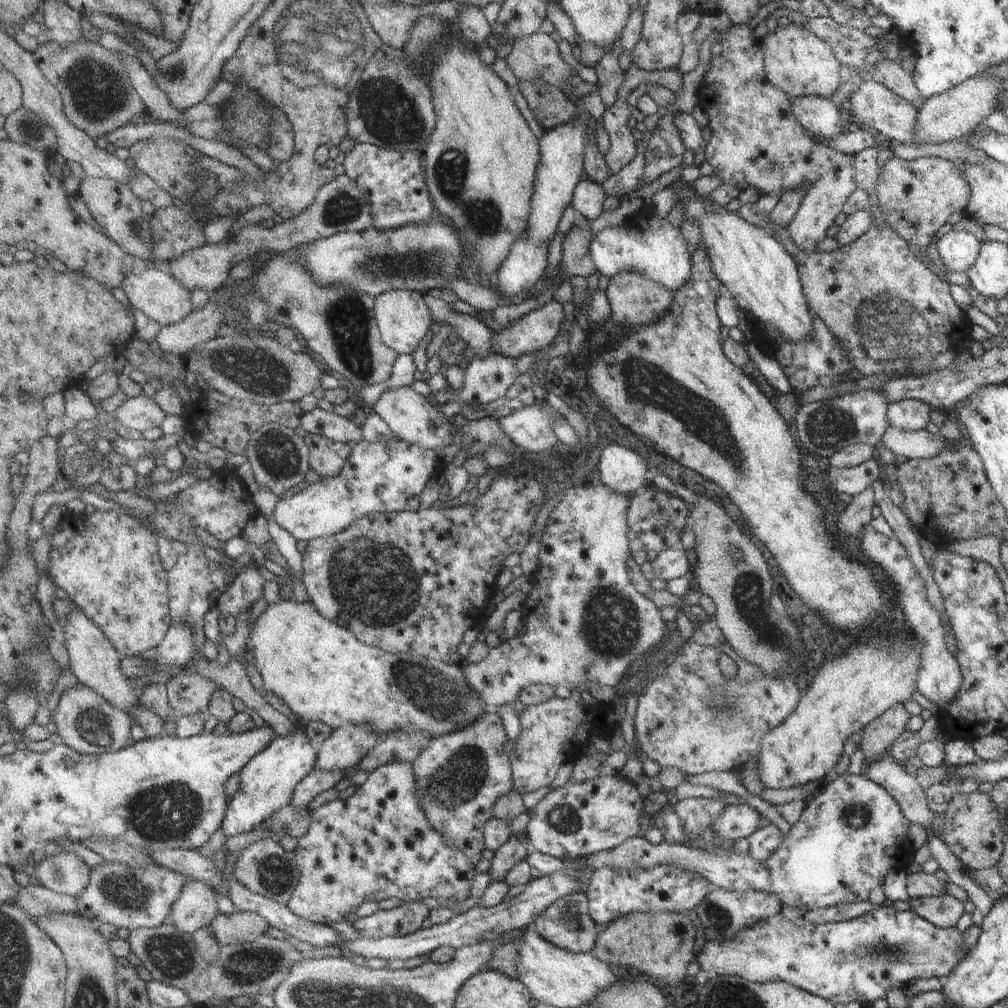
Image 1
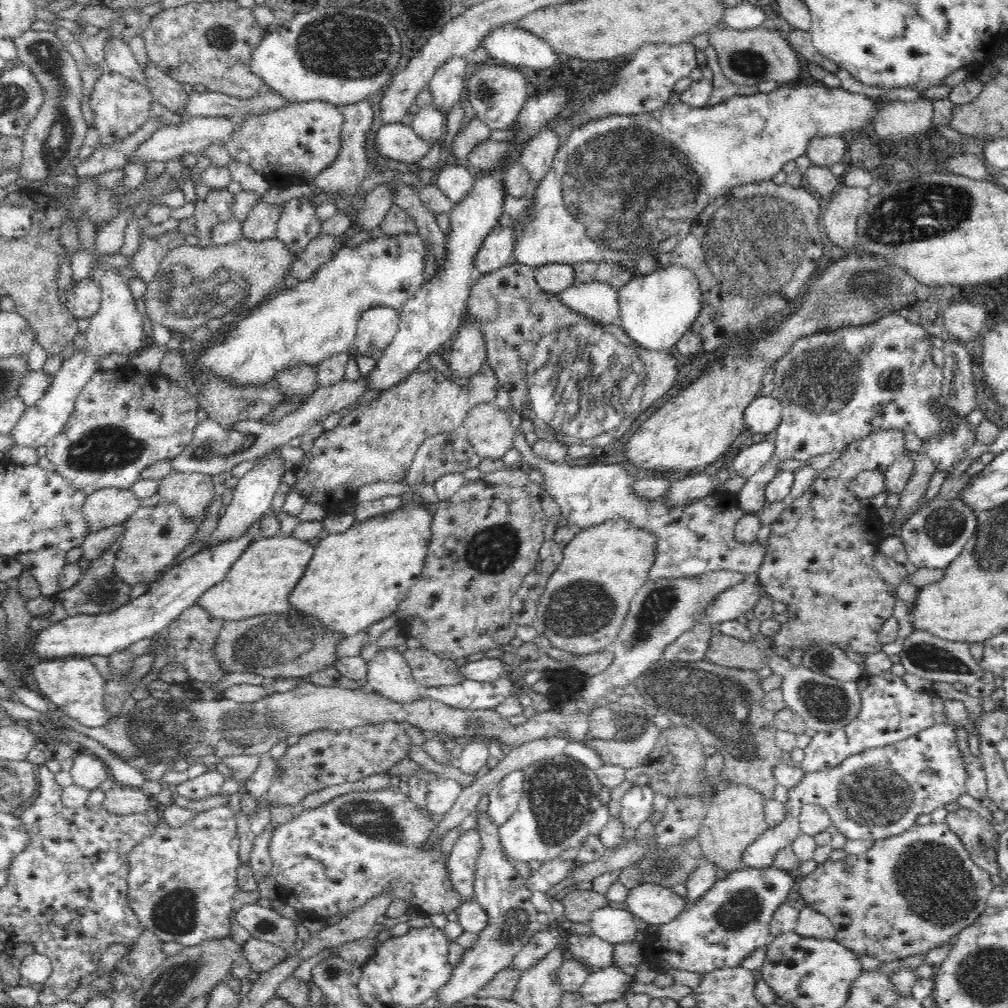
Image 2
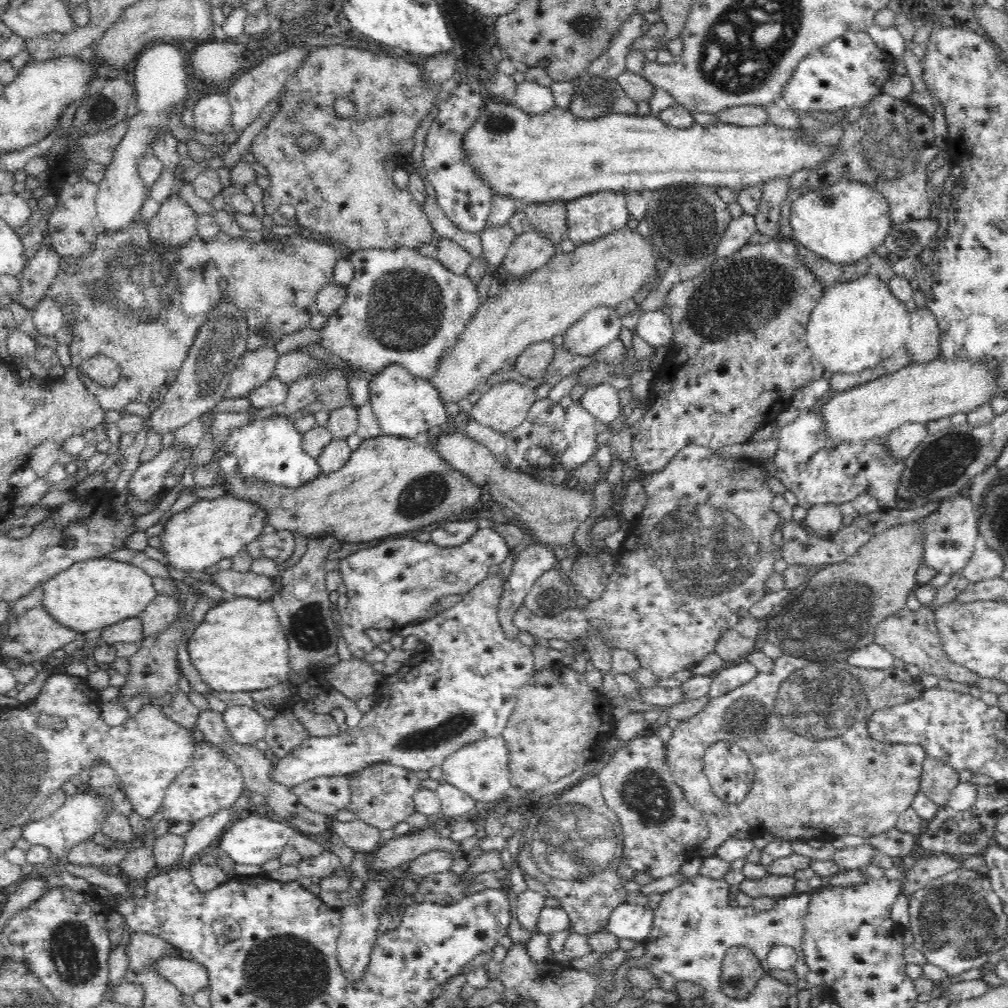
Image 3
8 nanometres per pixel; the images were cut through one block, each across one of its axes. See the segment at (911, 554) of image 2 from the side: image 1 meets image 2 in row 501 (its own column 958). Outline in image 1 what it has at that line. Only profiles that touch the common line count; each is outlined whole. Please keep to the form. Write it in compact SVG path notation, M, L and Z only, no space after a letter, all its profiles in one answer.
M880 905L872 912L844 922L812 924L804 918L792 921L782 912L764 918L754 926L748 926L734 934L730 940L706 942L697 961L705 972L715 972L717 976L744 977L753 983L787 982L810 994L836 1003L858 1002L862 1007L870 1006L876 999L884 999L886 990L900 988L910 980L932 978L945 979L966 956L968 950L962 948L962 932L956 926L938 928L914 911L898 912L891 907Z

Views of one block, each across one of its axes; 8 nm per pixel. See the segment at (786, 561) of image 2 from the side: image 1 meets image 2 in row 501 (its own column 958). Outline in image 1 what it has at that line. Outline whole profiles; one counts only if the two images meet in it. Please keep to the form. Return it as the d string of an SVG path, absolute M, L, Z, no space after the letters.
M955 790L945 811L944 830L940 838L949 850L968 870L995 867L1004 852L1003 828L1000 828L999 812L988 793L980 790L962 794Z

